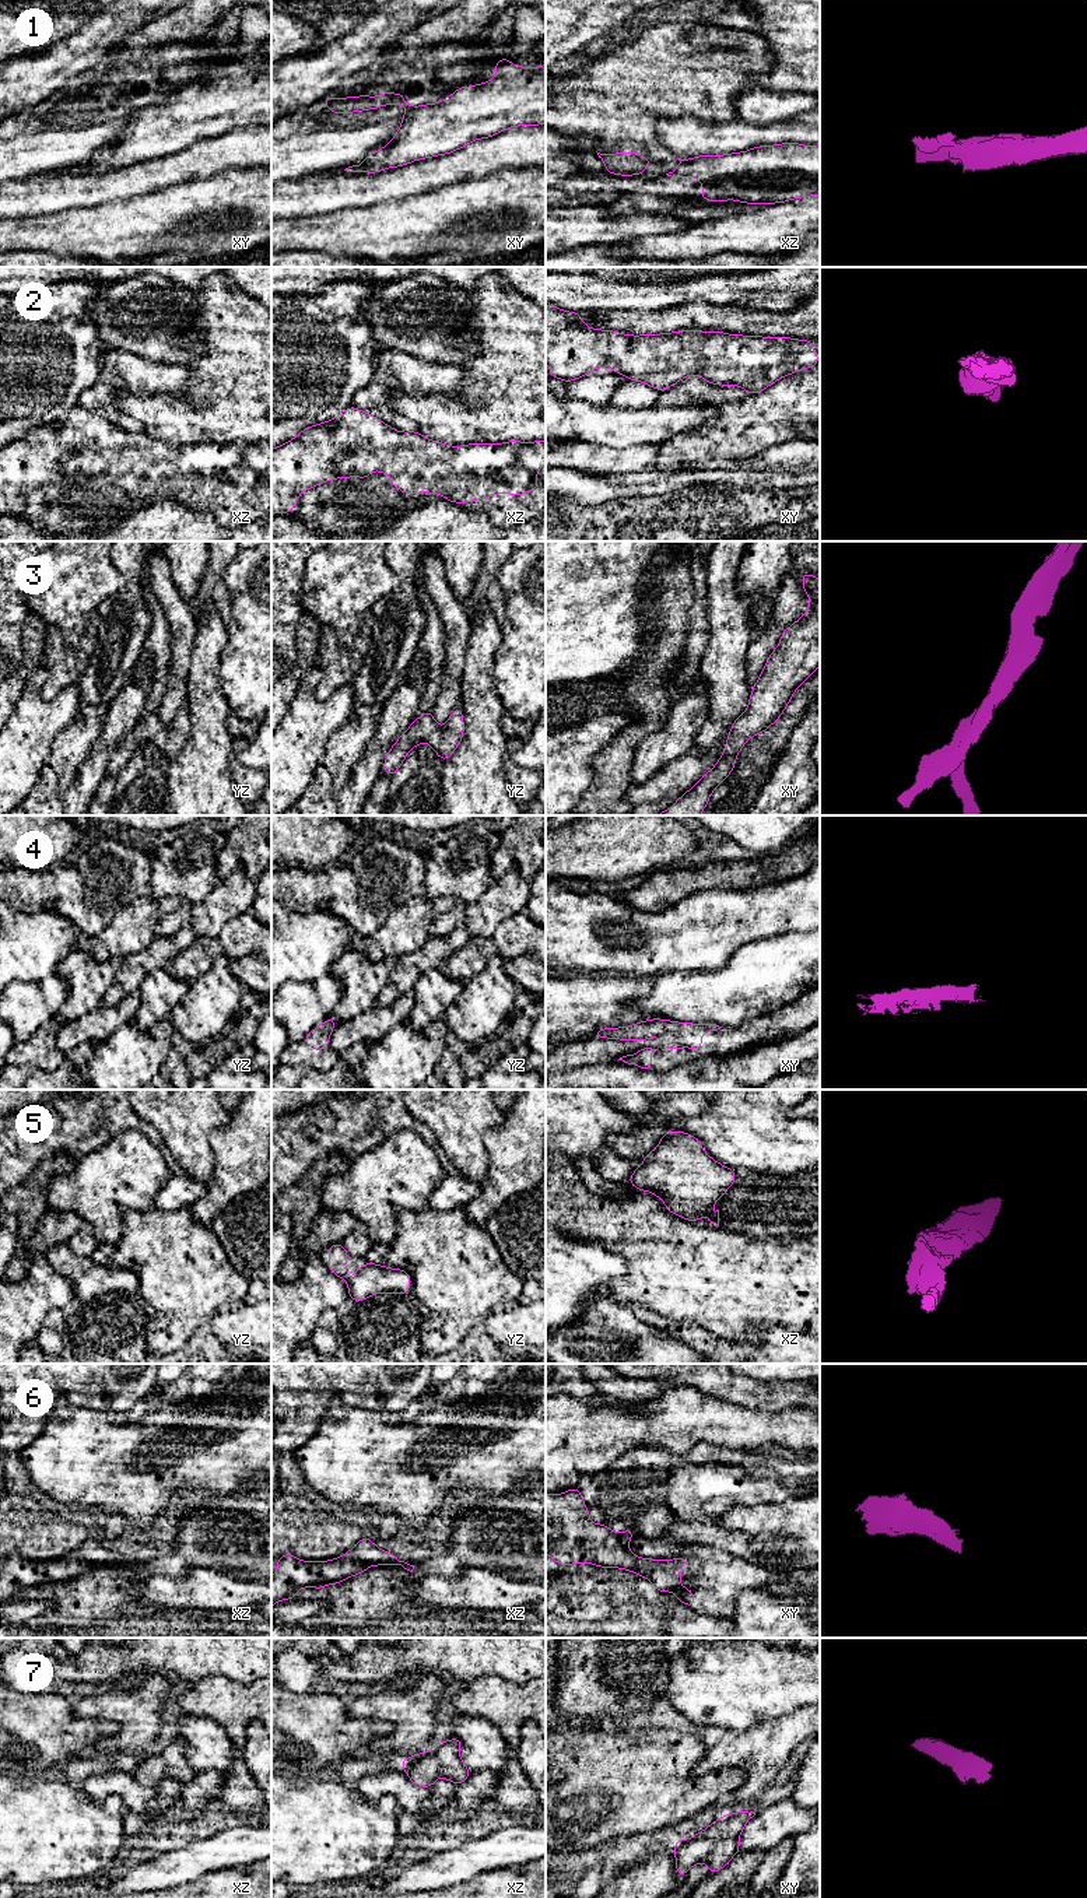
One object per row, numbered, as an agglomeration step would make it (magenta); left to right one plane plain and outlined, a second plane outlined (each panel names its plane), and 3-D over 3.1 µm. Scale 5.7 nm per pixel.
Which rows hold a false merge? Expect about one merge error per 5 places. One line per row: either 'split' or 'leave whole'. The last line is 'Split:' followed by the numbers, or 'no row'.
1: split
2: leave whole
3: leave whole
4: leave whole
5: leave whole
6: leave whole
7: leave whole
Split: 1

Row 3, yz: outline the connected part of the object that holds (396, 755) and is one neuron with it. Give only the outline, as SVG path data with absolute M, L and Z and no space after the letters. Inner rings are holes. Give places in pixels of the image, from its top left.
M460 706L452 712L445 726L439 726L432 716L432 711L428 711L414 719L410 727L392 745L383 762L383 772L393 776L408 751L420 743L428 743L436 755L446 761L460 744L463 733L464 722Z

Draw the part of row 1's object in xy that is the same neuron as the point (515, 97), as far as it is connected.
M504 57L491 81L456 88L438 104L408 109L386 147L344 171L376 173L450 154L509 127L537 124L546 124L546 64L519 67Z

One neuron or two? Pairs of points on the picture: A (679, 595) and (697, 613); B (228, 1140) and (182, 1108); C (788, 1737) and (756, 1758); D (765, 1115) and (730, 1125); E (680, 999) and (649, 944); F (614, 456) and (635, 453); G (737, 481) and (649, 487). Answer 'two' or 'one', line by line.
A: two
B: two
C: one
D: one
E: two
F: one
G: one

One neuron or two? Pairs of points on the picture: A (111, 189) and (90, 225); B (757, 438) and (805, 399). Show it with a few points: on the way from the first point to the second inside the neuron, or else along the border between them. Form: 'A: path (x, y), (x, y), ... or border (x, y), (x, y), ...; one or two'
A: border (135, 196), (70, 209); two
B: path (768, 427), (793, 402); one

